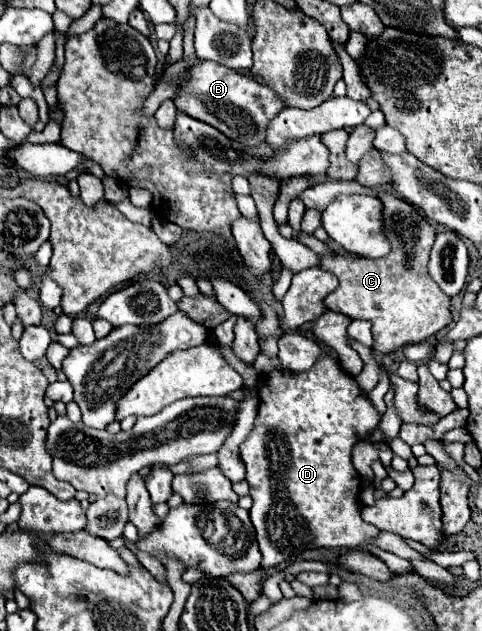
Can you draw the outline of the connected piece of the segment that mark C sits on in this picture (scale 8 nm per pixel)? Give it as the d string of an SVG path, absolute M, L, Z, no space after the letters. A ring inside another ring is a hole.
M378 192L378 198L384 206L384 236L390 240L390 254L372 260L330 250L320 254L320 268L338 278L338 288L324 298L324 306L348 318L372 322L376 350L390 354L406 344L418 344L438 334L452 322L452 314L450 298L428 274L428 256L436 238L434 226L406 200L390 192Z

